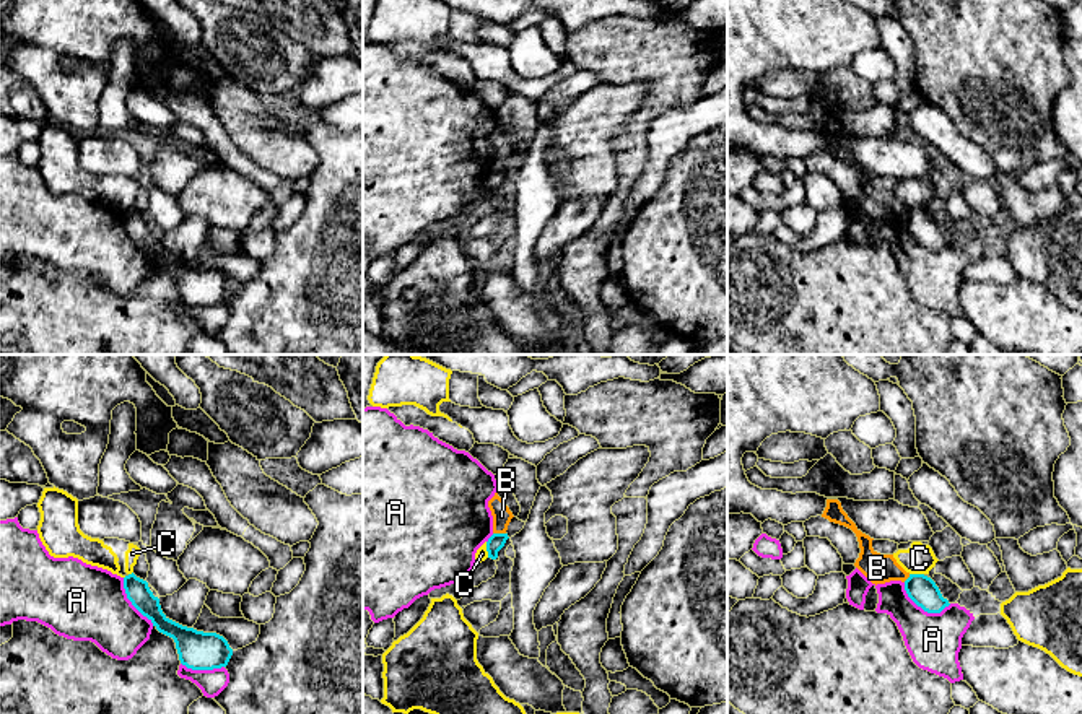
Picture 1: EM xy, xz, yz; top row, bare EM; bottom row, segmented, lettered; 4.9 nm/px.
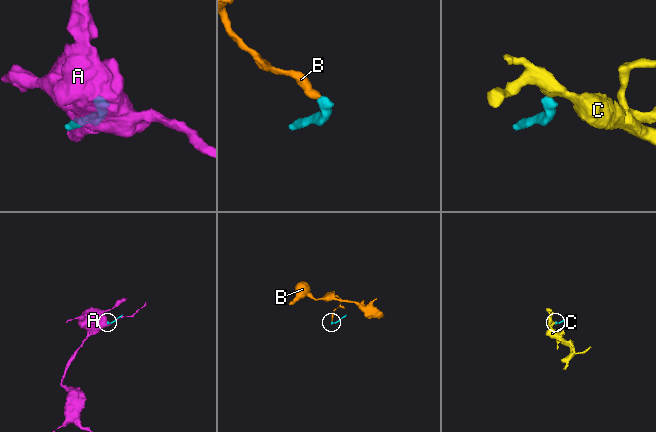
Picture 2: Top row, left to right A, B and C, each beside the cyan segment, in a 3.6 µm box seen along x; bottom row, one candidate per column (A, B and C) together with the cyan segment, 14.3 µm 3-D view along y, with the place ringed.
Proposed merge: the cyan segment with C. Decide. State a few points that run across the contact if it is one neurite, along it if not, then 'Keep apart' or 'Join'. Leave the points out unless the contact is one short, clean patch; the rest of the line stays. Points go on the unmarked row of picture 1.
Line: xz (485, 178), (488, 192). Keep apart

